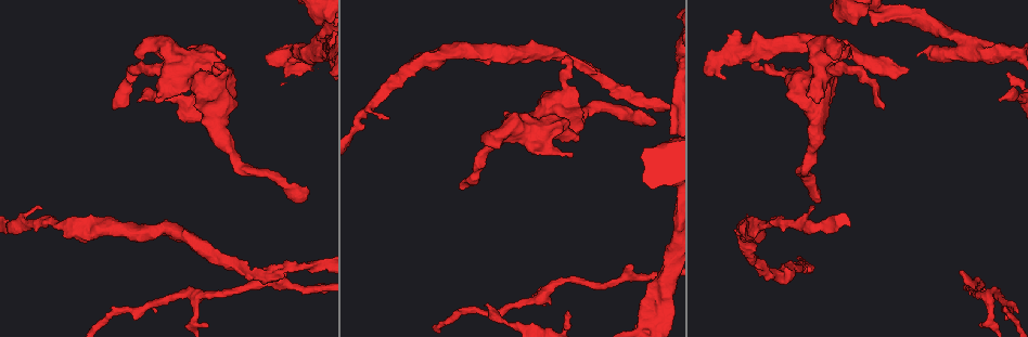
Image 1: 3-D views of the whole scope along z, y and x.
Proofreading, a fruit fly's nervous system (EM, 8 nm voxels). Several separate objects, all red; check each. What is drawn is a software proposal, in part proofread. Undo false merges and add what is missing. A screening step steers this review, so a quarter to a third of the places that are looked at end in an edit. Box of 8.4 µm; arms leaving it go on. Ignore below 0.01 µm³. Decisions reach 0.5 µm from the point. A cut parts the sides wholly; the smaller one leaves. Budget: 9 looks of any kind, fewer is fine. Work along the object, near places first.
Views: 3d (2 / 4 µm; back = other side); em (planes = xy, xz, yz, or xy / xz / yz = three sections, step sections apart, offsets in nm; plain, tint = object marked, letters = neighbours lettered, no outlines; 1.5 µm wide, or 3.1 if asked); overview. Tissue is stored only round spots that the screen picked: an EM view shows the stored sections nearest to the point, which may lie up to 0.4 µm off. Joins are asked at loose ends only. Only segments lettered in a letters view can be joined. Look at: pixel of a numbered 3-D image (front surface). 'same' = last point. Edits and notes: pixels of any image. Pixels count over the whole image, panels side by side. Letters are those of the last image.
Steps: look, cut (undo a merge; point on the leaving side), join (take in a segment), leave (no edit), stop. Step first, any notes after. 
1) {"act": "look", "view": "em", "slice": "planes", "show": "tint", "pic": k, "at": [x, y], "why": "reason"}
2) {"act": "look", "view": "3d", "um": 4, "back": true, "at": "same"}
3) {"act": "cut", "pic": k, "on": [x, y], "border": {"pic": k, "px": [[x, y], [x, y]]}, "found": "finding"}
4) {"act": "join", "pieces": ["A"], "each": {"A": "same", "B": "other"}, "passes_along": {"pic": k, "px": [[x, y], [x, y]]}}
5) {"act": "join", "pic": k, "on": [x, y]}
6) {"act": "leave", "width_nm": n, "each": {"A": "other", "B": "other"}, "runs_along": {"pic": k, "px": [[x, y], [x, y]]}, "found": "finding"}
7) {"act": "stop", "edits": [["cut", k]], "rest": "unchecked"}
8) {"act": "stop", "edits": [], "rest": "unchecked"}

{"act": "look", "view": "em", "slice": "planes", "show": "letters", "pic": 1, "at": [305, 187], "why": "long arm stops here"}

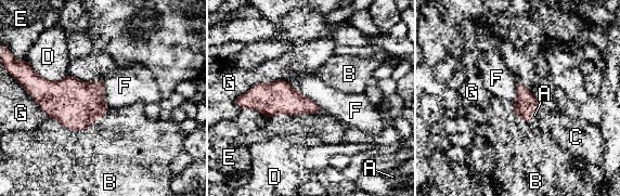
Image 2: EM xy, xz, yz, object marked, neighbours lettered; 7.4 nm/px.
{"act": "join", "pieces": ["A"], "each": {"A": "same", "B": "other", "C": "other", "D": "other", "E": "other", "F": "other", "G": "other"}, "found": "the neuron continues"}

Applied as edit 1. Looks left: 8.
{"act": "look", "view": "overview"}

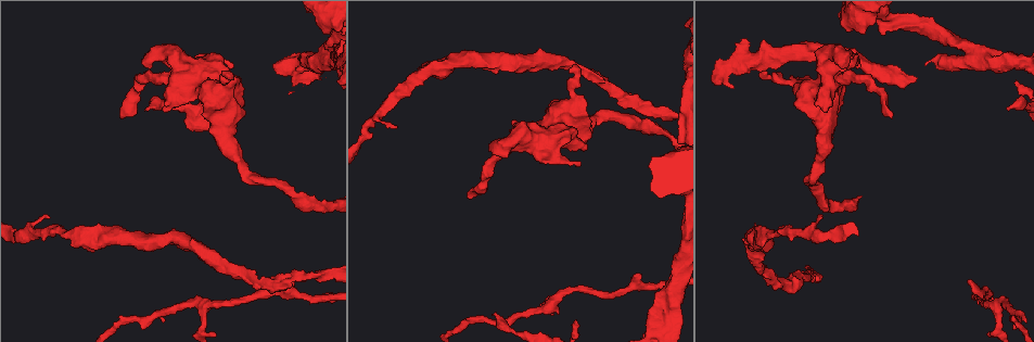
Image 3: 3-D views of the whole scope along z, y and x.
{"act": "look", "view": "3d", "um": 4, "back": true, "pic": 3, "at": [569, 70], "why": "branch stops here"}

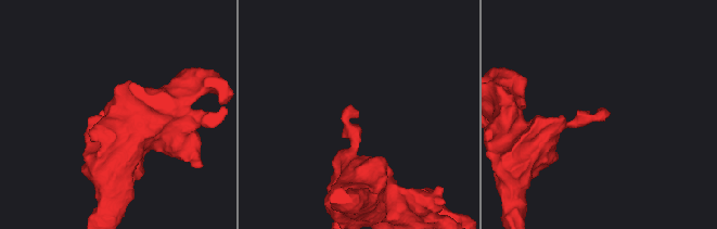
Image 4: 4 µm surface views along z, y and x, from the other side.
{"act": "look", "view": "em", "slice": "xz", "step": 4, "show": "letters", "pic": 4, "at": [355, 109]}

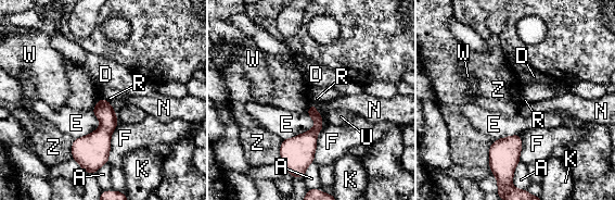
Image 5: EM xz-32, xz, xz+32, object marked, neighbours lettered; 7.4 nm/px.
{"act": "look", "view": "em", "slice": "planes", "show": "letters", "at": "same"}

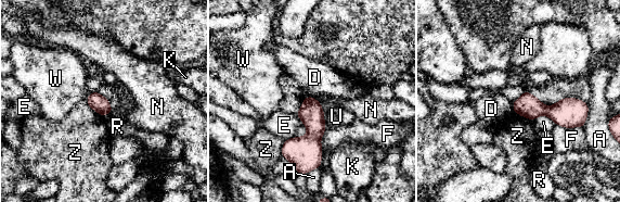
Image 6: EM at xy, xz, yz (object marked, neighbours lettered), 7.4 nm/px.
{"act": "leave", "each": {"A": "other", "D": "other", "E": "other", "F": "other", "K": "other", "N": "other", "R": "other", "U": "other", "W": "other", "Z": "other"}, "border": {"pic": 6, "px": [[304, 124], [307, 133], [298, 138]]}, "found": "no lettered segment goes on from it"}

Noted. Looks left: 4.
{"act": "look", "view": "em", "slice": "planes", "show": "letters", "pic": 3, "at": [397, 126]}

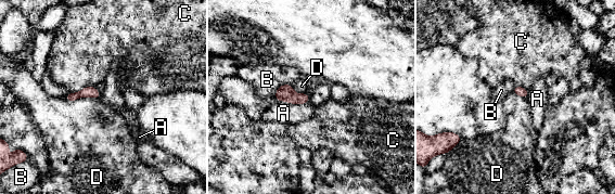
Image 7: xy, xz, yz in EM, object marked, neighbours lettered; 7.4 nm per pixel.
{"act": "leave", "each": {"A": "other", "B": "other", "C": "other", "D": "other"}, "found": "none of them fits"}

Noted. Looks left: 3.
{"act": "look", "view": "em", "slice": "yz", "step": 8, "show": "letters", "pic": 3, "at": [892, 118], "why": "free end"}

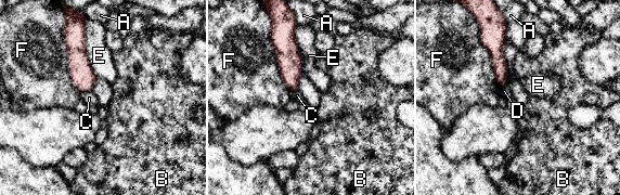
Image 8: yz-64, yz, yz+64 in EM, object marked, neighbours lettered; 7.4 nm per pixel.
{"act": "look", "view": "em", "slice": "xz", "step": 4, "show": "letters", "at": "same"}

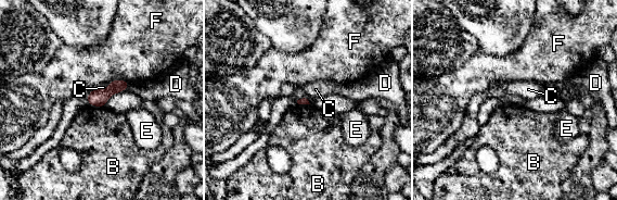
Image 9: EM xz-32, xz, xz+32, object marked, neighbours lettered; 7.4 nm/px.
{"act": "leave", "longest_contact_nm": ["F", 160], "each": {"B": "other", "C": "other", "D": "other", "E": "other", "F": "other"}, "found": "no lettered segment goes on from it"}

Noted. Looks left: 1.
{"act": "stop", "edits": [["join", 2]], "rest": "unchecked"}

